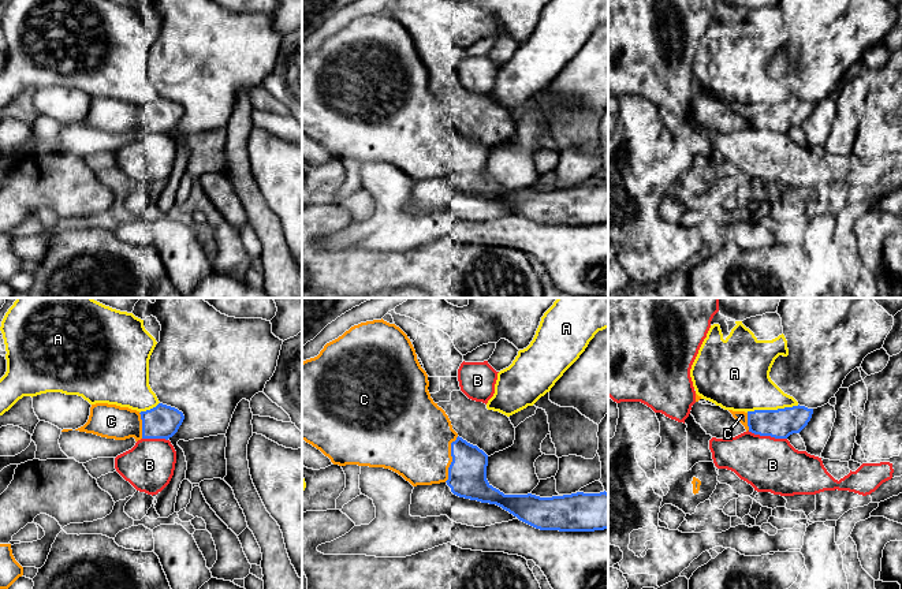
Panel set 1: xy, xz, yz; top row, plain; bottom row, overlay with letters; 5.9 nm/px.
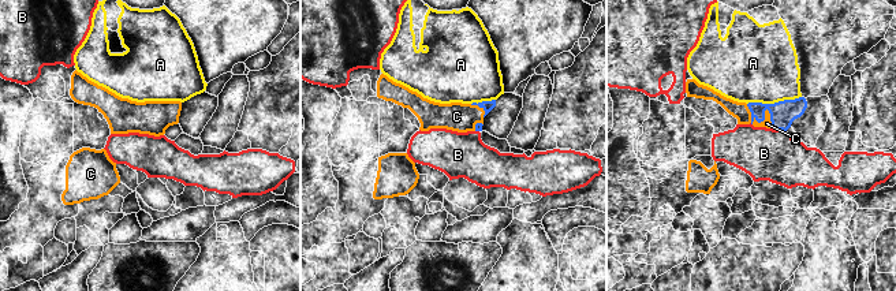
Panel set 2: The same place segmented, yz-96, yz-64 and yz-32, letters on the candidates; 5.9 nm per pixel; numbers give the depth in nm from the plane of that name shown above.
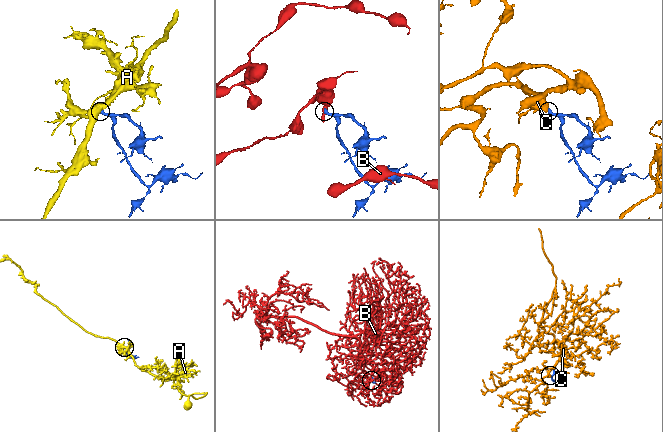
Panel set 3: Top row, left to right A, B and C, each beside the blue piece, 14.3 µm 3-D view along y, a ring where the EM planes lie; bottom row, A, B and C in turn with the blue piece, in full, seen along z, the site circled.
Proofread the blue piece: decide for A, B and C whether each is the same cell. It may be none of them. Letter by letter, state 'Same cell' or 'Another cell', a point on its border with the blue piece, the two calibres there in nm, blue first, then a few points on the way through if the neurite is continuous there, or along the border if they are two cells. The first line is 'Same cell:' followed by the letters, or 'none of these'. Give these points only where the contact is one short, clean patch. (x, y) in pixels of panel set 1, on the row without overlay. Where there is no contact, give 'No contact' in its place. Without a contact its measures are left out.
Same cell: C
A: Another cell. Touches blue at yz (772, 104). Thickness 170 nm (blue) against 340 nm
B: Another cell. Touches blue at yz (767, 129). Thickness 170 nm (blue) against 320 nm
C: Same cell. Touches blue at xz (453, 153). Thickness 220 nm (blue) against 420 nm

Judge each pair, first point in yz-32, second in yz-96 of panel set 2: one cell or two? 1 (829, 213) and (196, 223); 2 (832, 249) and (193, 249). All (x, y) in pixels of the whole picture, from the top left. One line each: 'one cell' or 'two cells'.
1: two cells
2: two cells

